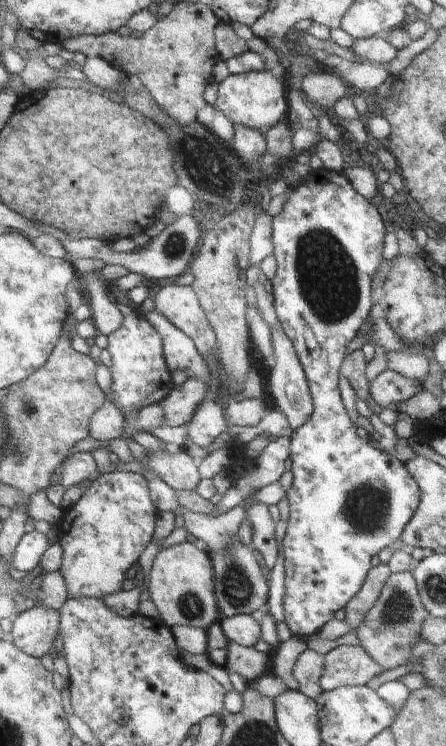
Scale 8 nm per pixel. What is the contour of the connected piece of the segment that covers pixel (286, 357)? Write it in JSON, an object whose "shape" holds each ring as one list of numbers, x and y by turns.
{"shape":[[273,328,273,341,276,351,276,368,273,368,270,379,270,390,277,402,279,410,290,419,292,426,297,431,302,425,305,425,315,411,315,402,309,383,309,378,301,361,298,349,293,338,282,328]]}

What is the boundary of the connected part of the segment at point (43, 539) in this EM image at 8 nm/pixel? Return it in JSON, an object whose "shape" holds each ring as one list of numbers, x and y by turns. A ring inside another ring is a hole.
{"shape":[[36,530,28,533,17,548,15,565,18,570,36,570,50,547,50,540,46,534]]}

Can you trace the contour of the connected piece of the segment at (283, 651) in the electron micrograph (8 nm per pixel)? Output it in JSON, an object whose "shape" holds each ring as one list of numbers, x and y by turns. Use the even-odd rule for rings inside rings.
{"shape":[[296,636,279,646,273,666,276,676,280,676,289,689,300,691,300,682,295,675,295,666,299,656,308,649,308,643,304,642,301,637]]}

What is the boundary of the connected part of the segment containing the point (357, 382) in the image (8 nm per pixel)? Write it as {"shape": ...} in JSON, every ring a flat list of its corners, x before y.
{"shape":[[355,350,347,356,341,372,350,380,360,398,368,404,371,410,376,414,380,414,384,407,372,396,372,384,368,380,368,376,366,376,368,363,364,350]]}

